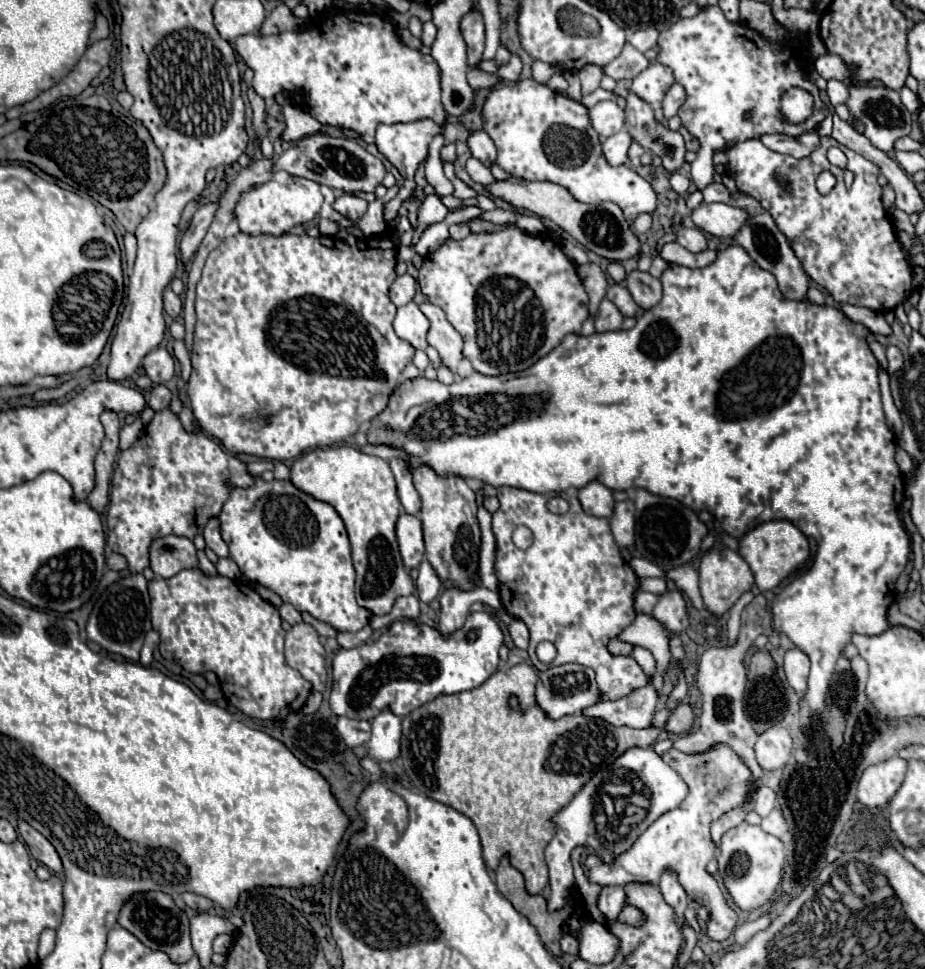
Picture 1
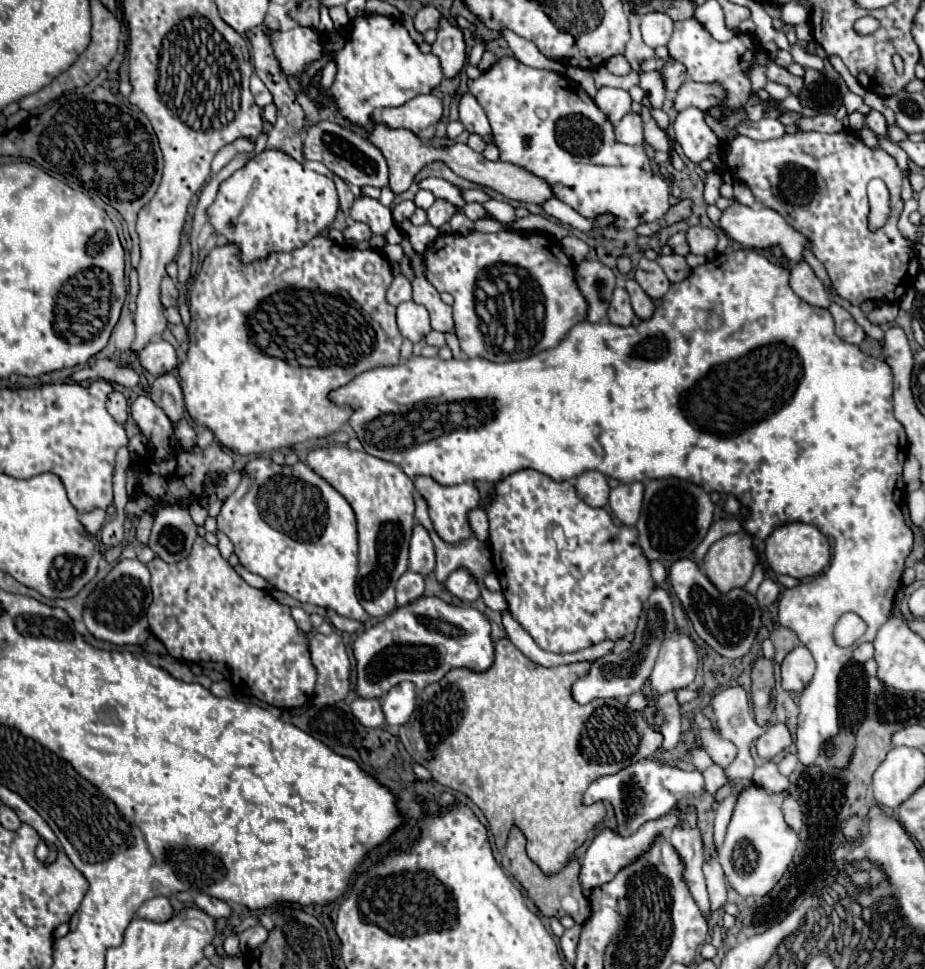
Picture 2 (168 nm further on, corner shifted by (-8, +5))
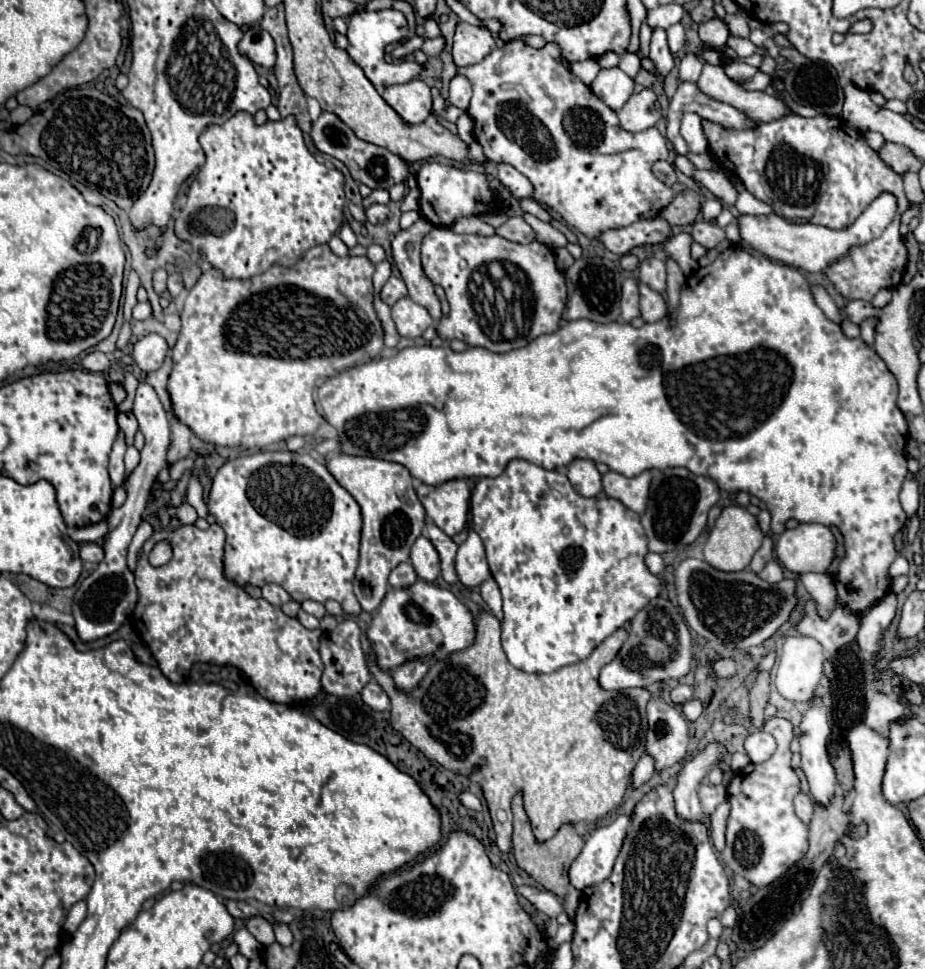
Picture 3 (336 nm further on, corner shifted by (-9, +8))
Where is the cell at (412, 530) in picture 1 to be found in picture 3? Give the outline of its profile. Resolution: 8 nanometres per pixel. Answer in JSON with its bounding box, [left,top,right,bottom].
[411,537,439,583]

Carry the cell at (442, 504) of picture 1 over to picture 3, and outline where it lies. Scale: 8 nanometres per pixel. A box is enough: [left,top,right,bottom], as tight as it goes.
[417,479,471,537]

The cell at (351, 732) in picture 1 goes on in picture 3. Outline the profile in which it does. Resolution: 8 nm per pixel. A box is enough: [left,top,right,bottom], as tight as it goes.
[361,681,389,711]

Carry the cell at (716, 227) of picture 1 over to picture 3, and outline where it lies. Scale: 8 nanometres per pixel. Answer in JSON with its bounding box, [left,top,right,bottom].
[735,193,897,273]

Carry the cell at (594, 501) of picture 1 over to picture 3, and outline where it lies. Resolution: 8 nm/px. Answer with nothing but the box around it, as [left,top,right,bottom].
[567,459,601,497]

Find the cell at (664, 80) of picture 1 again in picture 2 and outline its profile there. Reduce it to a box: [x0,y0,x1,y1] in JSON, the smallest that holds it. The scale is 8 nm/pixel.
[660,60,686,92]

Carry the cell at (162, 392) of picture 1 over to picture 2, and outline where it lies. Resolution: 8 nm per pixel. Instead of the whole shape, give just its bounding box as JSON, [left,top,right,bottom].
[150,374,184,422]

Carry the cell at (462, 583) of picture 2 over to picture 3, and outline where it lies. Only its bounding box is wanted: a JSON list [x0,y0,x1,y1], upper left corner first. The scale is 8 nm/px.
[455,531,491,587]

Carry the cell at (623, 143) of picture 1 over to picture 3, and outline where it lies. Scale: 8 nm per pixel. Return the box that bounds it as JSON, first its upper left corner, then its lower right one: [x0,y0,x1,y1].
[617,89,661,133]

